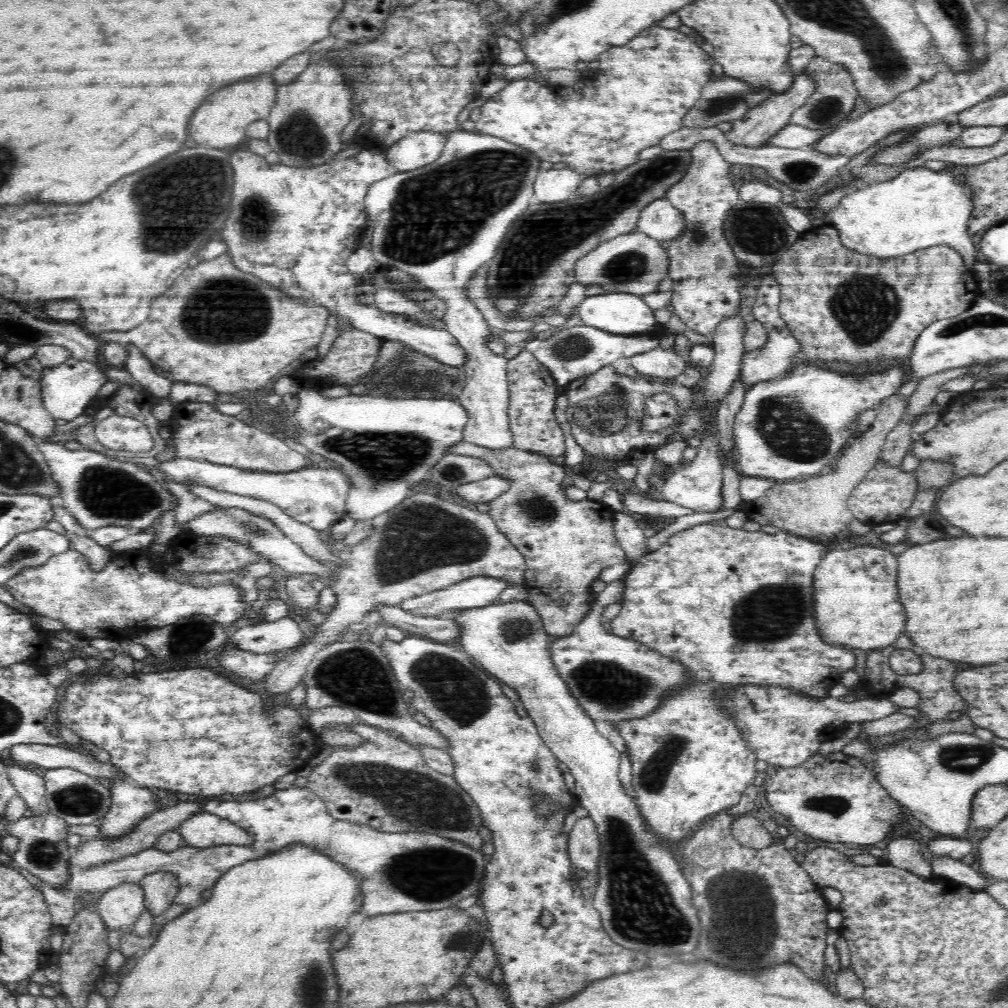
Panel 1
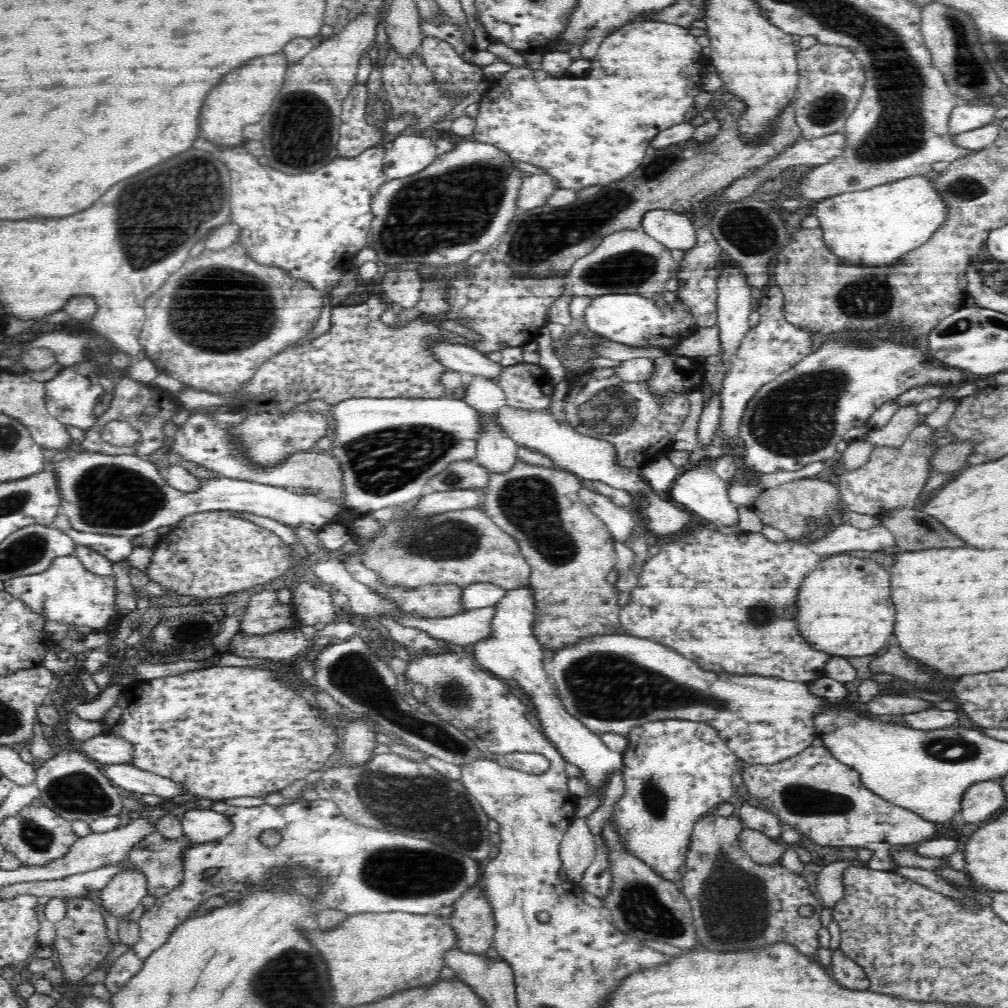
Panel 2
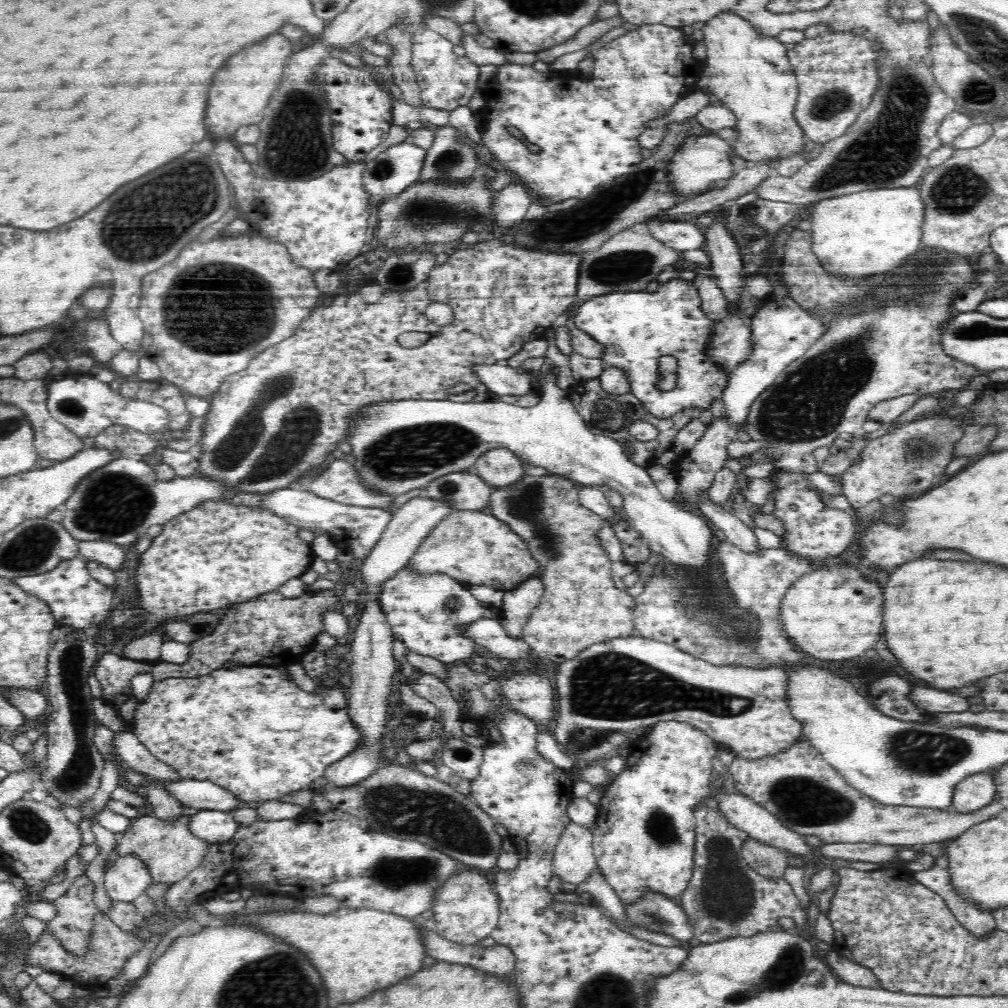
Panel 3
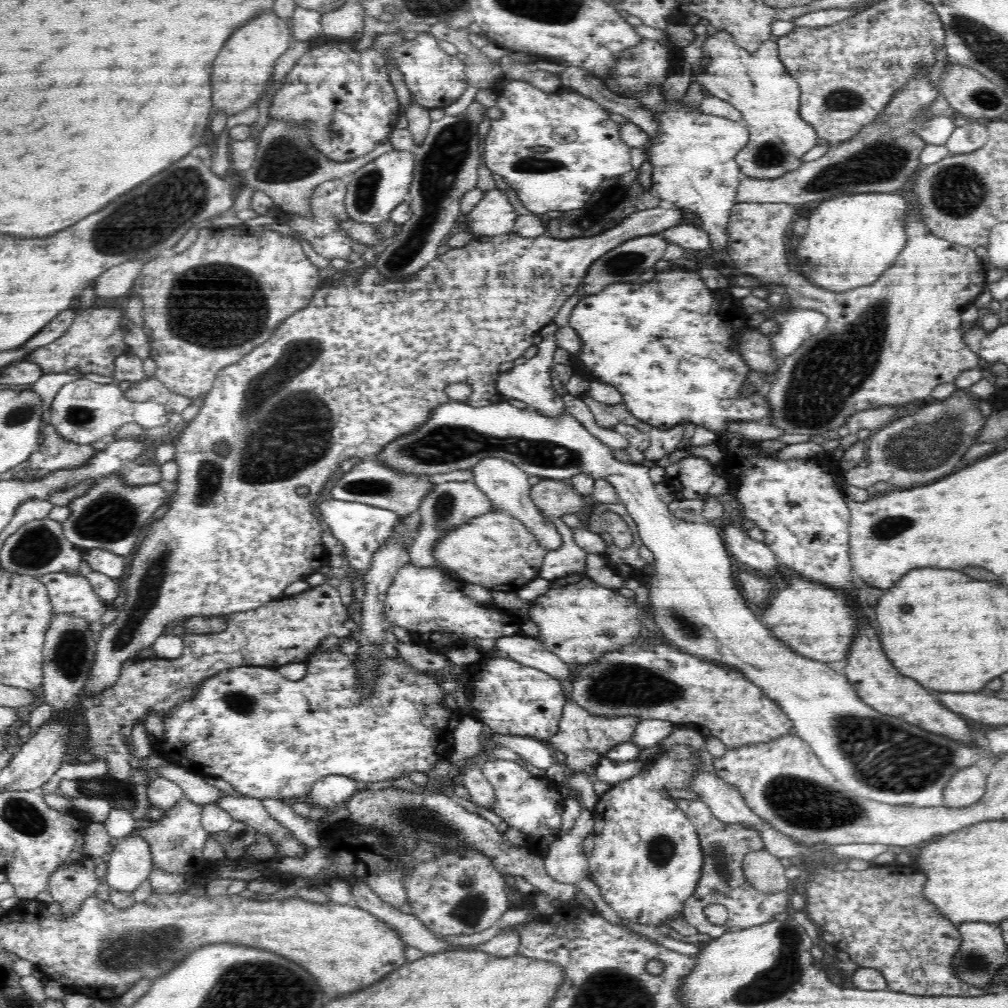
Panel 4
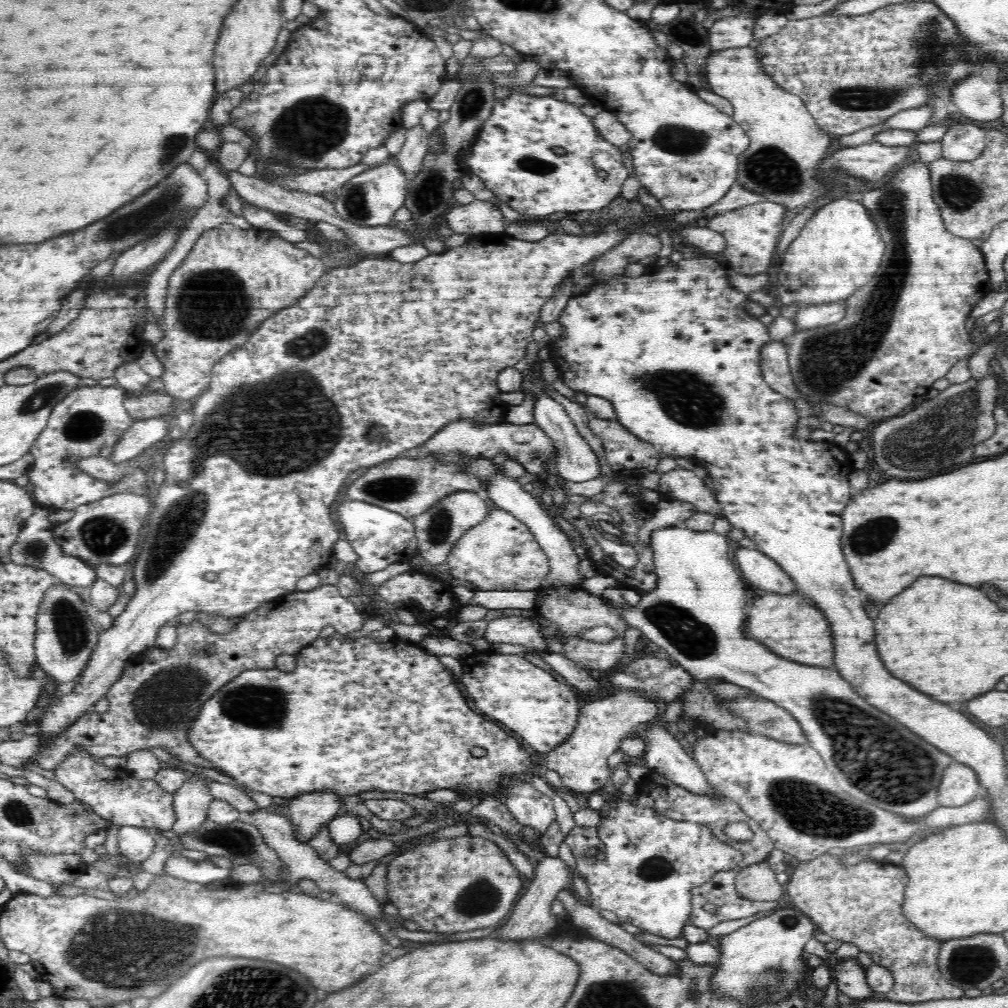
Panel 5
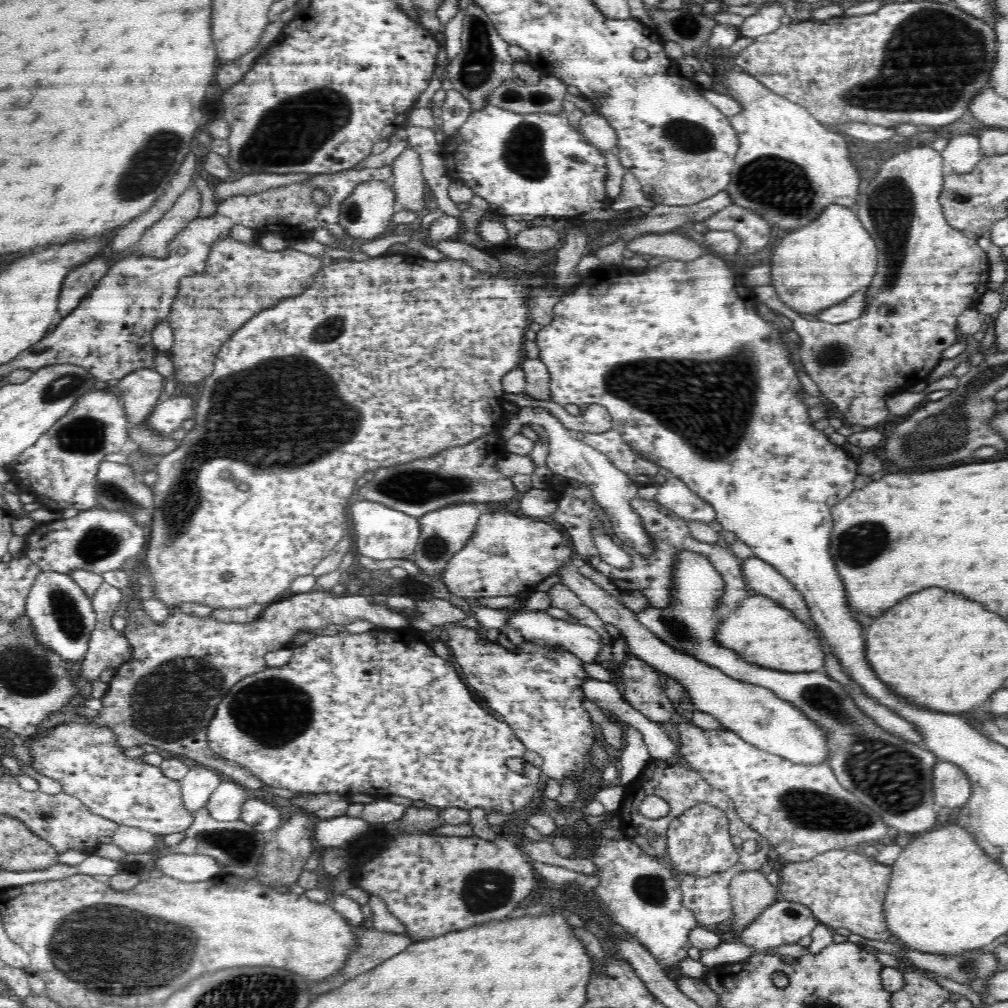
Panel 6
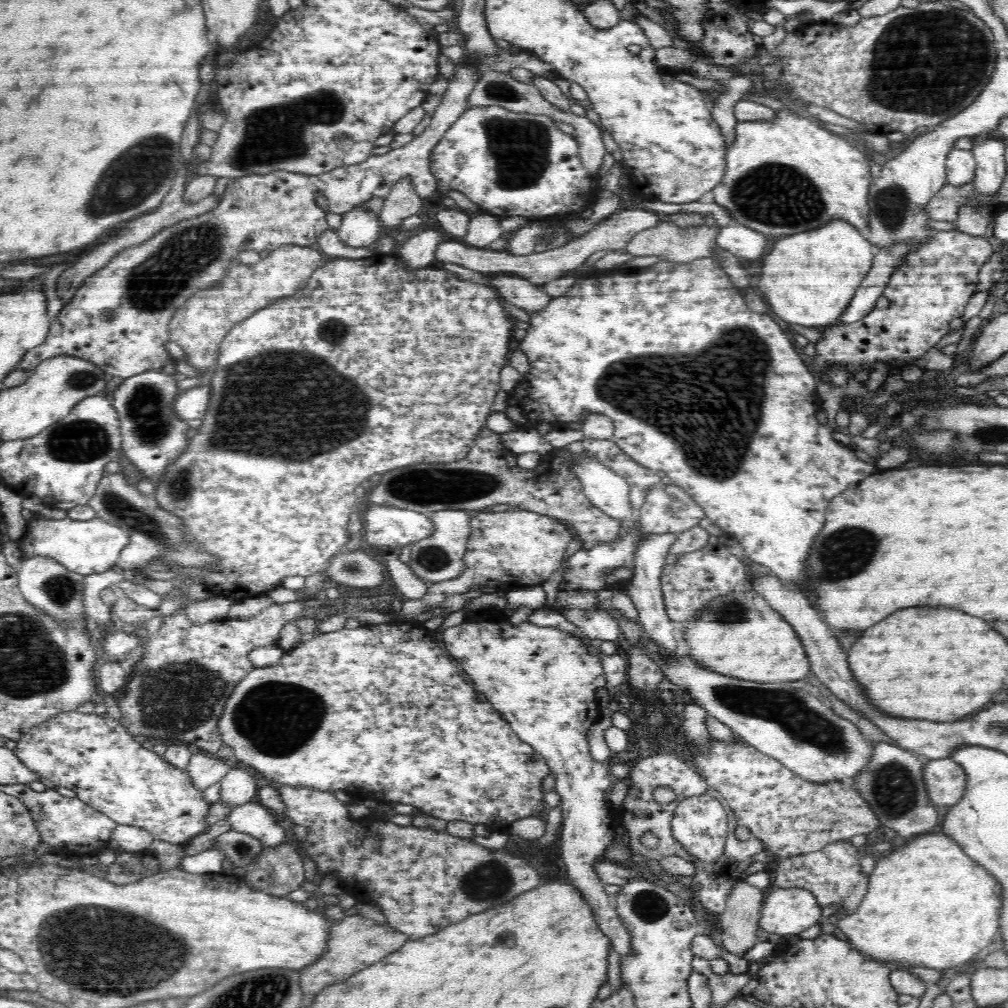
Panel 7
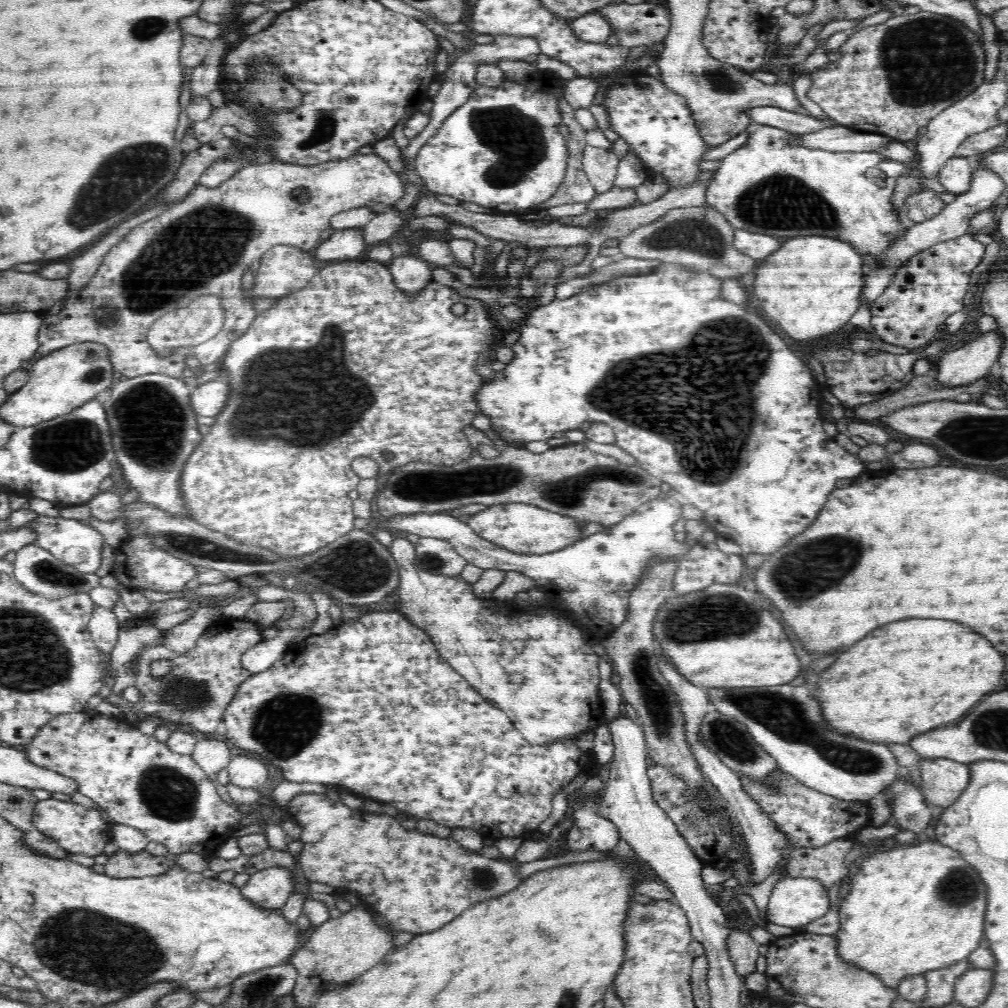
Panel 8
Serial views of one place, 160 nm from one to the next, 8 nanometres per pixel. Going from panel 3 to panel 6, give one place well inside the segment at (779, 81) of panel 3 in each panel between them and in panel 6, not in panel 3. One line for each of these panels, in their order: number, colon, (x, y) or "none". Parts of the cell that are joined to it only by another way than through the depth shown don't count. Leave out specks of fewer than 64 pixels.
4: (757, 84)
5: (786, 147)
6: (789, 166)

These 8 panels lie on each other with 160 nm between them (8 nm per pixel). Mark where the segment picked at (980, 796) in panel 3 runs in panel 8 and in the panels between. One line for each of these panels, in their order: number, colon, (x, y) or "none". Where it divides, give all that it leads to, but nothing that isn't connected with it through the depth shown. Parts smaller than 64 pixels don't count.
4: (968, 785)
5: (959, 785)
6: (951, 787)
7: (945, 780)
8: (943, 780)

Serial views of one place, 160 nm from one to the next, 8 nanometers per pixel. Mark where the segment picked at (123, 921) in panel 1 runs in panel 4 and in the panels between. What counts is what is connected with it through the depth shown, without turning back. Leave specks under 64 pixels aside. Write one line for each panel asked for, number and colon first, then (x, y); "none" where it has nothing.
2: (121, 896)
3: (128, 877)
4: (130, 863)

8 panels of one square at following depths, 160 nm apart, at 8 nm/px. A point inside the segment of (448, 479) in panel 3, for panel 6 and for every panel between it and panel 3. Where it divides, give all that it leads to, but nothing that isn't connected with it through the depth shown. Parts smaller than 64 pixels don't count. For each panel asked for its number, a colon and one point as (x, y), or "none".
4: (447, 505)
5: (437, 530)
6: (444, 532)

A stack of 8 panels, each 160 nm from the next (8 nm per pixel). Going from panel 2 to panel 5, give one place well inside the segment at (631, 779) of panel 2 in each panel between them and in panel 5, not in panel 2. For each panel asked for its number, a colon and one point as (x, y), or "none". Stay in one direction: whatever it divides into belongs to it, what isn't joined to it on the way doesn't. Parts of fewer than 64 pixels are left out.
3: (644, 840)
4: (647, 860)
5: (652, 862)

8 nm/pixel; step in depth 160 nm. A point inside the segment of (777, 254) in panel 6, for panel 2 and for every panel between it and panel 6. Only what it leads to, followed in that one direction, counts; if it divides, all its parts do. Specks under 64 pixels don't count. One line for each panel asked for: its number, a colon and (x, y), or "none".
2: (876, 226)
3: (857, 235)
4: (853, 238)
5: (839, 249)

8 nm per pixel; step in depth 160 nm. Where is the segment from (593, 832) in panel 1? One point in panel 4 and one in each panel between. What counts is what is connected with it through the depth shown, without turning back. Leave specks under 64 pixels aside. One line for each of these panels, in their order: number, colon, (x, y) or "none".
2: (578, 849)
3: (573, 861)
4: (566, 862)

